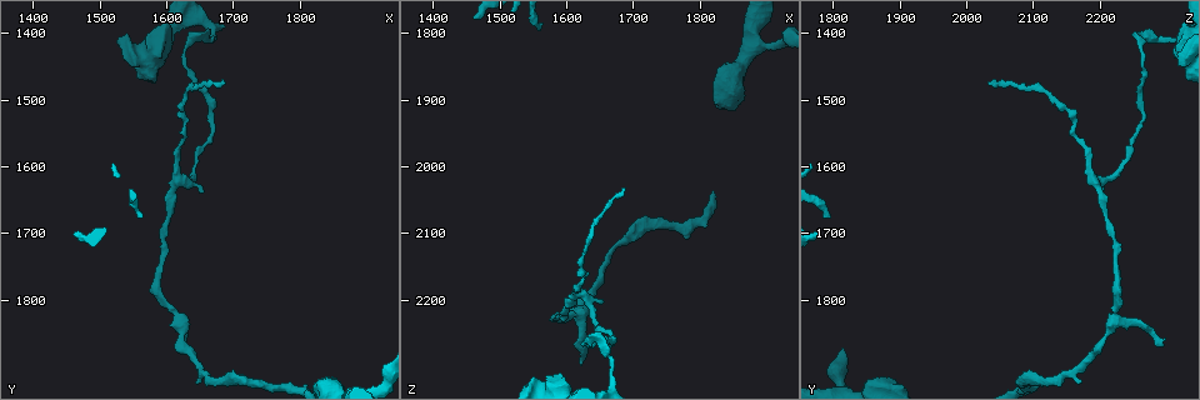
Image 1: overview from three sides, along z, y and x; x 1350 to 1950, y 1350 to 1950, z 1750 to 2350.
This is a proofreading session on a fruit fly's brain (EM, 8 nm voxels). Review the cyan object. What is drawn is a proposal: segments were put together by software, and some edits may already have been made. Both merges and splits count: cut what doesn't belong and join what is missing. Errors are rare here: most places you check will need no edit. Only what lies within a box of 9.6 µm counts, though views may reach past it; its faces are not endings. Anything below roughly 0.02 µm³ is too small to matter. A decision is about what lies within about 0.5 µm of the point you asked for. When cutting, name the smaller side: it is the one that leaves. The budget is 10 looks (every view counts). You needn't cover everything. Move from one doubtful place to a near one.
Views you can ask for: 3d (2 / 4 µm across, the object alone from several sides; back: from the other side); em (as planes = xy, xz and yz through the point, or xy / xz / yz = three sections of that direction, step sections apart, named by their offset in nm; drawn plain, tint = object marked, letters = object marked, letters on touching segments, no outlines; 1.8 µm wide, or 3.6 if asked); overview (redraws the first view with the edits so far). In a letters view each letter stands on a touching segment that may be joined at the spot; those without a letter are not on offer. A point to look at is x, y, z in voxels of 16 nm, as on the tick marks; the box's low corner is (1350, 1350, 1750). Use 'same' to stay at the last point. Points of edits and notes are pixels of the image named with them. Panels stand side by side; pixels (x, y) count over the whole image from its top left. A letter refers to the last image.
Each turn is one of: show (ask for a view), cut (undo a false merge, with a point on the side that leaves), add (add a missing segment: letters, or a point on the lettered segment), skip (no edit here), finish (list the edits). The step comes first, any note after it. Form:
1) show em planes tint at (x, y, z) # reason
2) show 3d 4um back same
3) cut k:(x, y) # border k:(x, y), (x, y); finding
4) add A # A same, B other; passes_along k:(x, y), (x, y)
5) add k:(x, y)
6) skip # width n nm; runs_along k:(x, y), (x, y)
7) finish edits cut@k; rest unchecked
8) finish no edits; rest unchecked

show em xy step 16 tint at (1625, 1860, 2300) # branch stops here

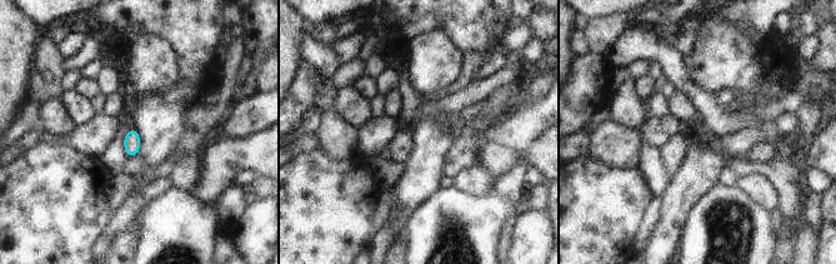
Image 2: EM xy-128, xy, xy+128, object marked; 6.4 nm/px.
show em planes letters same

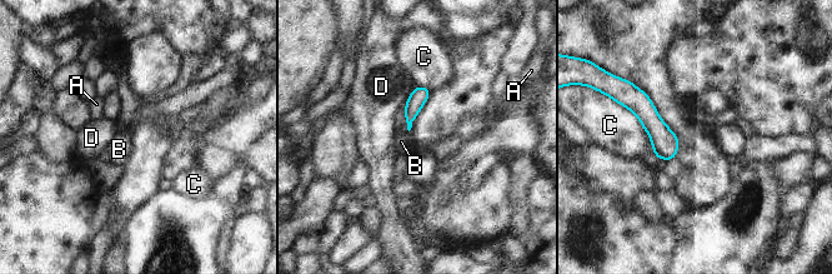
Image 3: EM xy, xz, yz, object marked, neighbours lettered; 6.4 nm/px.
add B # longest_contact C 440 nm; A other, B same, C other, D other; the cell continues

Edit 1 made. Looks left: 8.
show overview # see it whole again

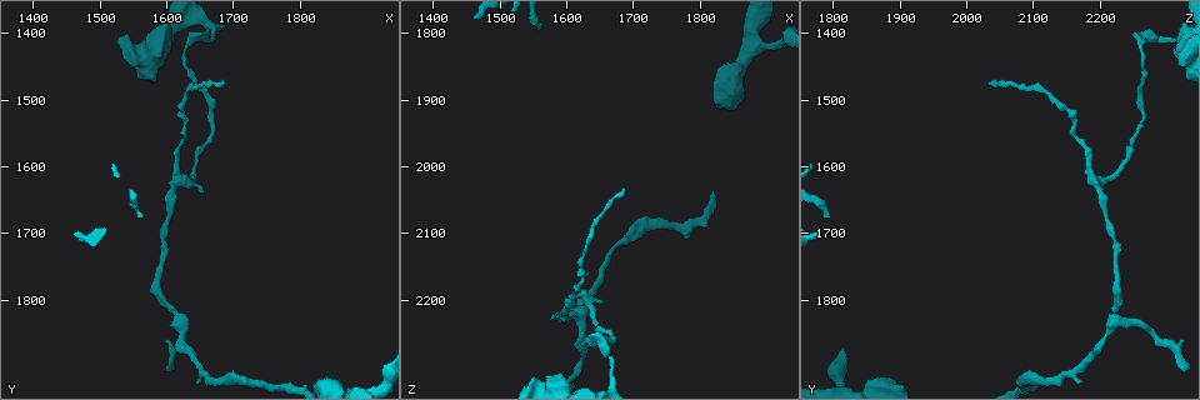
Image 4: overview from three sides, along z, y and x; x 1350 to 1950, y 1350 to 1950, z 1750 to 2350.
show em xz step 8 tint at (1620, 1620, 2190) # branch point

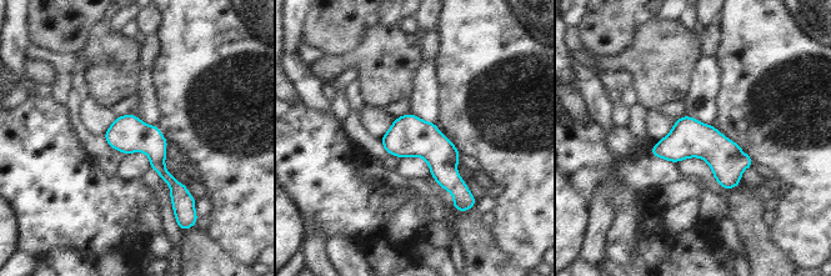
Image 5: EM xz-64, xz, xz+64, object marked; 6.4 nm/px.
show em planes letters same

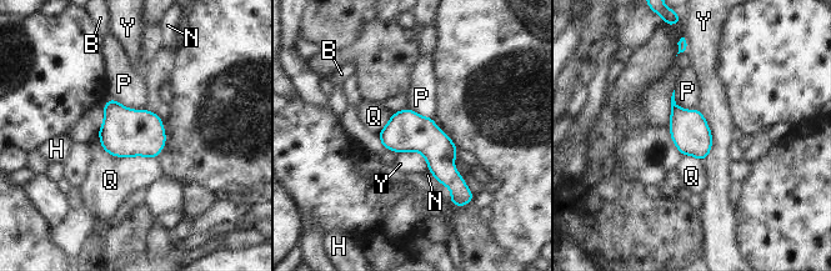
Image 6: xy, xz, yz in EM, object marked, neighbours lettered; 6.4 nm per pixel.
skip # width 260 nm; B other, H other, N other, P other, Q other, Y other; border 6:(697, 109), (711, 134), (704, 160); continuous, no second cell

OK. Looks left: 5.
show 3d 2um at (1690, 1475, 2035) # end of a long branch

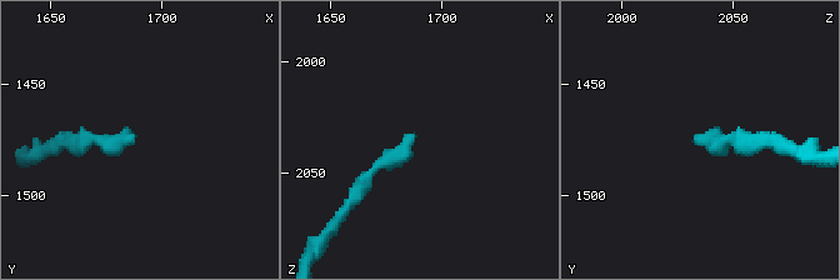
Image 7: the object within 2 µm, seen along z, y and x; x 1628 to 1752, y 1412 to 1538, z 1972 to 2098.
show em yz step 16 letters at (1687, 1472, 2033)

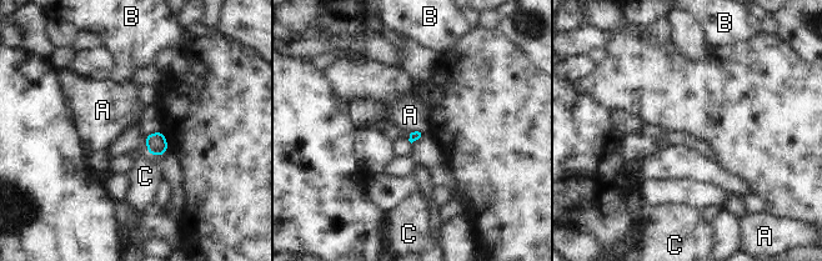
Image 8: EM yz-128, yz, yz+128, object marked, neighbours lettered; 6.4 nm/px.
show em xz step 4 letters same

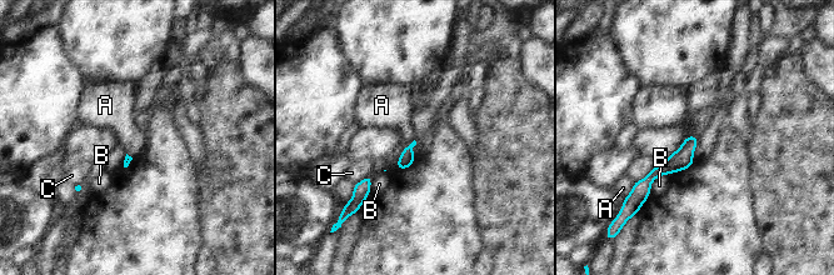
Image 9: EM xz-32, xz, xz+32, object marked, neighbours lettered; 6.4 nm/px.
skip # longest_contact C 180 nm; A other, B other, C other; border 9:(414, 139), (413, 154); no lettered segment goes on from it

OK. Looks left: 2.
show em 3.6um yz step 16 tint at (1640, 1410, 2255) # abrupt turn

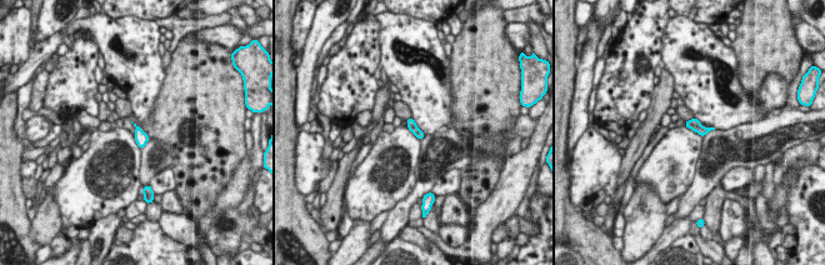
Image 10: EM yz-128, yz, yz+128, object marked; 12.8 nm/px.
show em 3.6um xy step 8 letters same # cut it another way

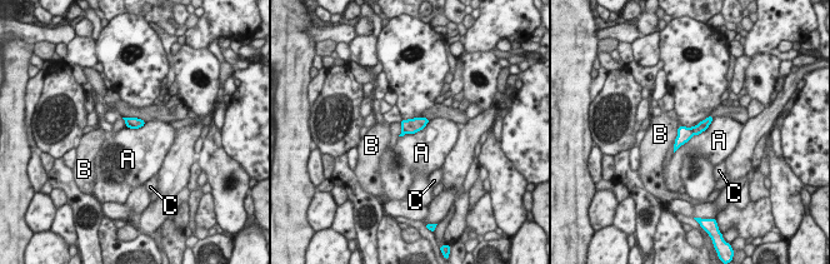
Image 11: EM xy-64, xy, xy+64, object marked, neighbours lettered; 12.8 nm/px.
cut 11:(701, 126) # longest_contact A 700 nm; A other, B other, C other; border 11:(689, 129), (694, 134); two cells meet here

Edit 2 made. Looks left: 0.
finish edits add@3, cut@11; rest unchecked

